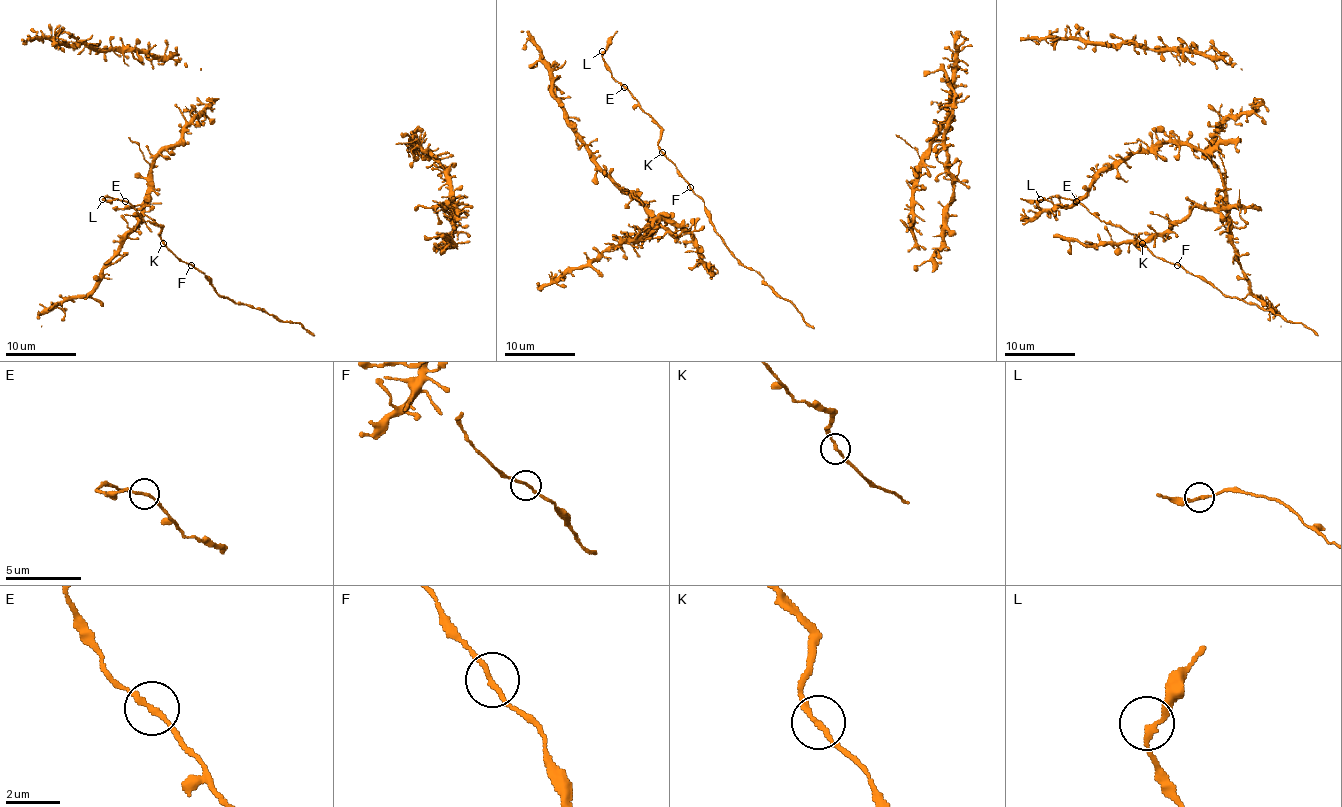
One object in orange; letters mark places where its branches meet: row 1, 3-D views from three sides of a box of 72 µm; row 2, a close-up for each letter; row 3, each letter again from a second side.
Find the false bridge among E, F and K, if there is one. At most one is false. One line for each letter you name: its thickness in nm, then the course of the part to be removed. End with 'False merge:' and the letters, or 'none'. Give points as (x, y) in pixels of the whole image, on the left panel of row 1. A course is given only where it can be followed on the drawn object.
False merge: none

